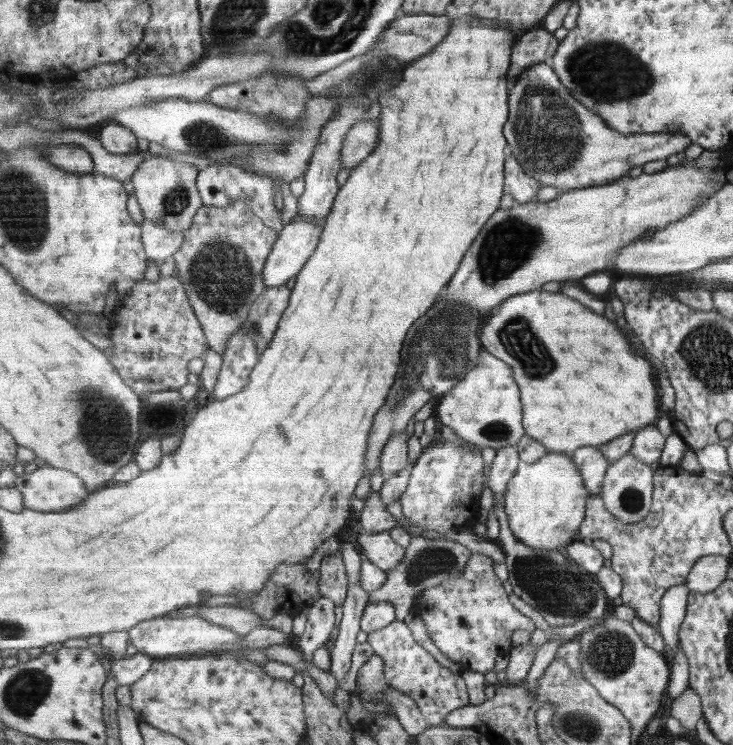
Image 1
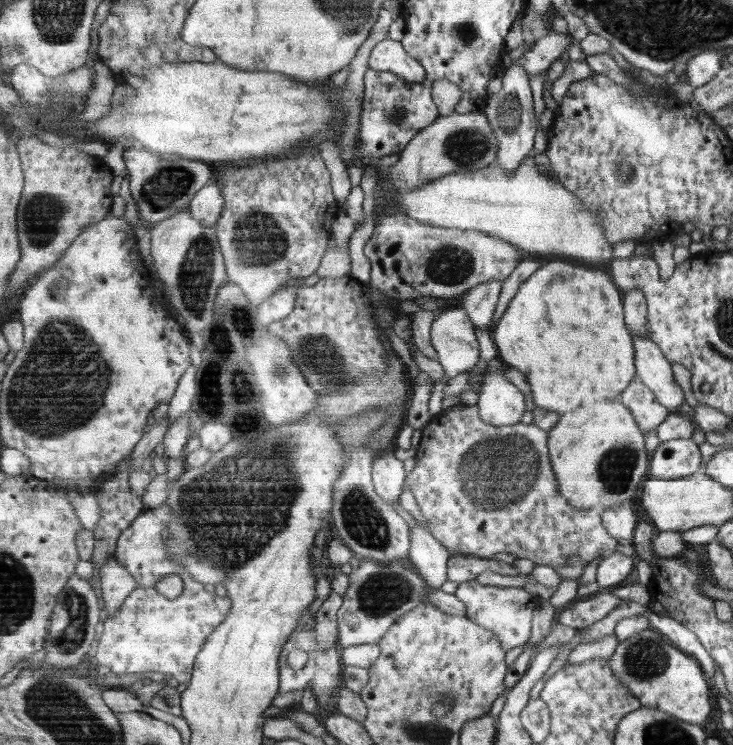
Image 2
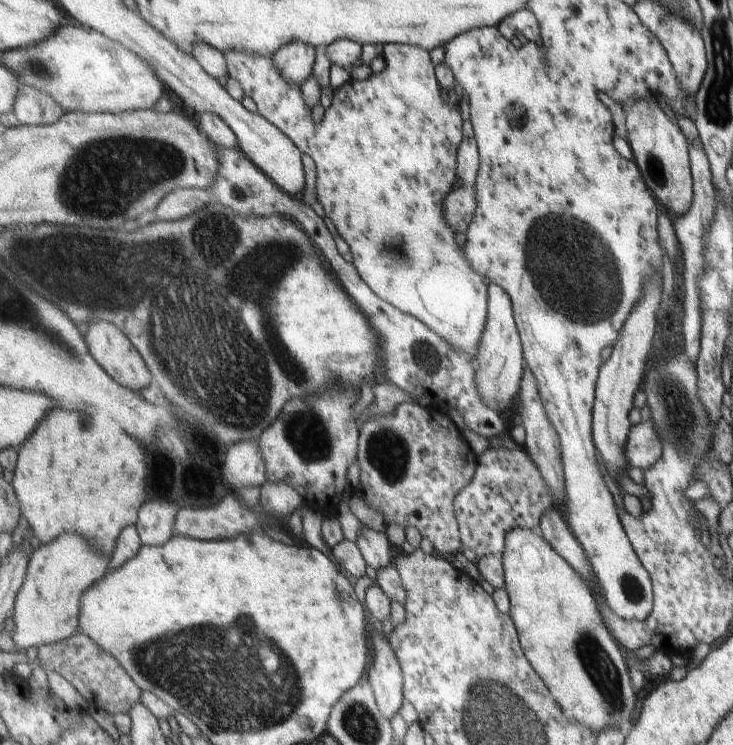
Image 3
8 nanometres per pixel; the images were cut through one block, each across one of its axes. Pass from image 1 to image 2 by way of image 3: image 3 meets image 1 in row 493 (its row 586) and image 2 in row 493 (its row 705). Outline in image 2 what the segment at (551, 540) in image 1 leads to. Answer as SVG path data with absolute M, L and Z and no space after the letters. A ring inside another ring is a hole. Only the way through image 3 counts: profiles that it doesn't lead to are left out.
M619 400L595 402L565 414L549 433L550 460L561 494L575 508L606 510L628 503L639 484L650 477L651 457L646 447L646 436Z

